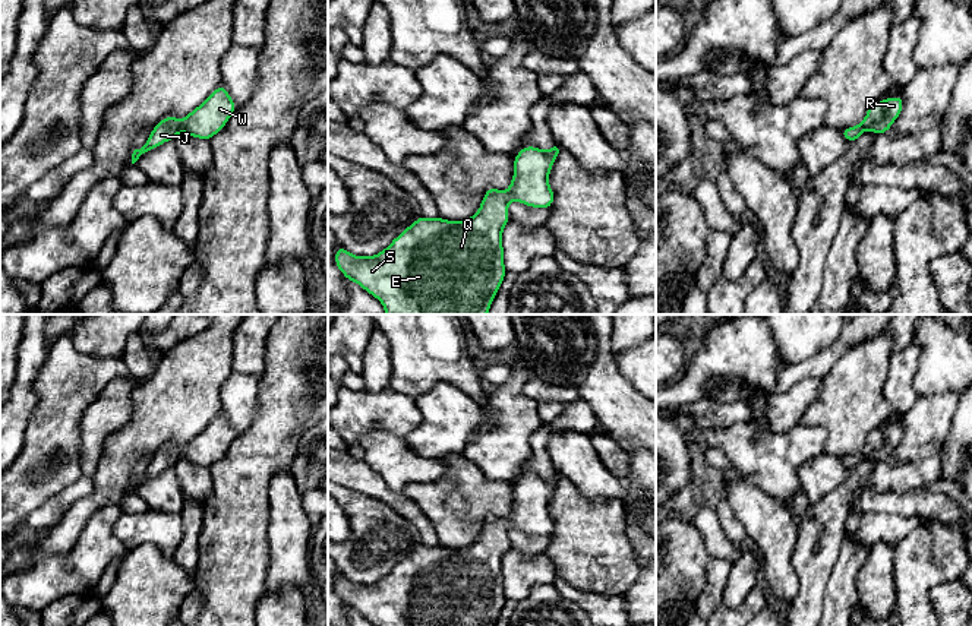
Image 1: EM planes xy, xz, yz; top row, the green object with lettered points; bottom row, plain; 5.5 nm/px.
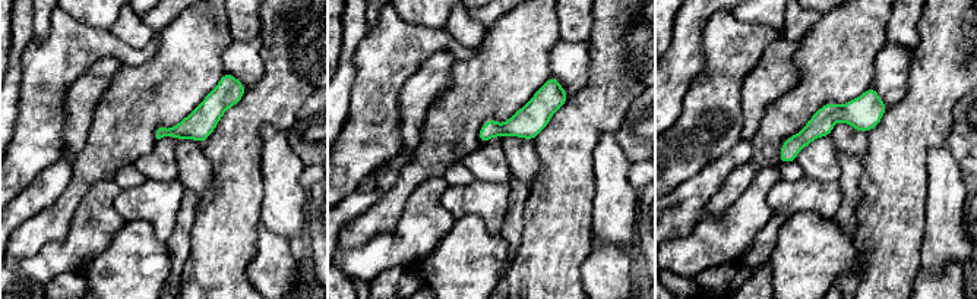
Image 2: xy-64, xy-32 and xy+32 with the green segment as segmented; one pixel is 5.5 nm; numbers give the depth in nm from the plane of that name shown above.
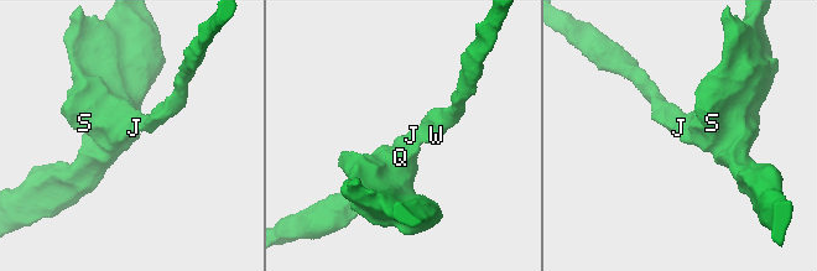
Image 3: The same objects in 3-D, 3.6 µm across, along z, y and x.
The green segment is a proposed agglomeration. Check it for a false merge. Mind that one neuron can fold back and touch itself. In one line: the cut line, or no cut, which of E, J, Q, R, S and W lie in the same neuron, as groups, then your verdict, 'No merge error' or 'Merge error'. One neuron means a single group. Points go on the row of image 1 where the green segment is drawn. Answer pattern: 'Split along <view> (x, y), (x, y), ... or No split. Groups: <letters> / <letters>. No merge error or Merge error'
No split. Groups: E J Q R S W. No merge error

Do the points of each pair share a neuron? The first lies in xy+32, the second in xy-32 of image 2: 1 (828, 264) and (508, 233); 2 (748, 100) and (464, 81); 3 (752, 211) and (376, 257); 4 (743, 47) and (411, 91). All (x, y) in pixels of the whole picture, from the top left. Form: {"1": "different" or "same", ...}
{"1": "different", "2": "different", "3": "same", "4": "different"}

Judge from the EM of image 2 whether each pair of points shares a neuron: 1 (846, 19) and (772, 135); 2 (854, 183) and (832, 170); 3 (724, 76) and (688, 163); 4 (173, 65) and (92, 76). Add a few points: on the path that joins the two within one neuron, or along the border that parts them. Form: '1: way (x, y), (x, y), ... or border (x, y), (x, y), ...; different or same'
1: way (841, 49), (835, 65), (797, 106); same
2: border (835, 151), (840, 167), (838, 179); different
3: way (713, 98), (711, 122), (693, 141); same
4: border (120, 66), (110, 87), (97, 103); different

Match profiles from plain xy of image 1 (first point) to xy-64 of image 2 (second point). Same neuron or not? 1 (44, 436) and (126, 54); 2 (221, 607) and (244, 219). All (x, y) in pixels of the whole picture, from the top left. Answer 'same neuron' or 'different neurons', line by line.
1: same neuron
2: same neuron

